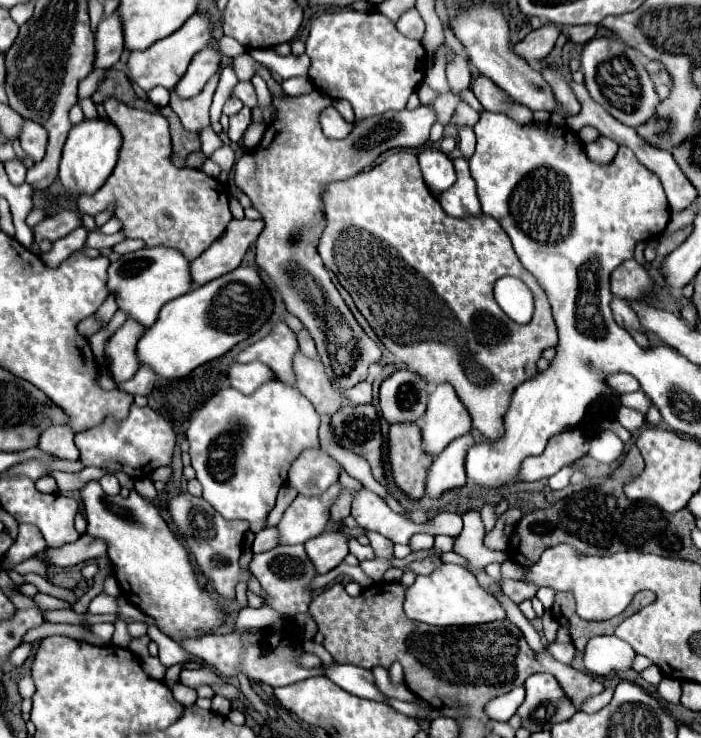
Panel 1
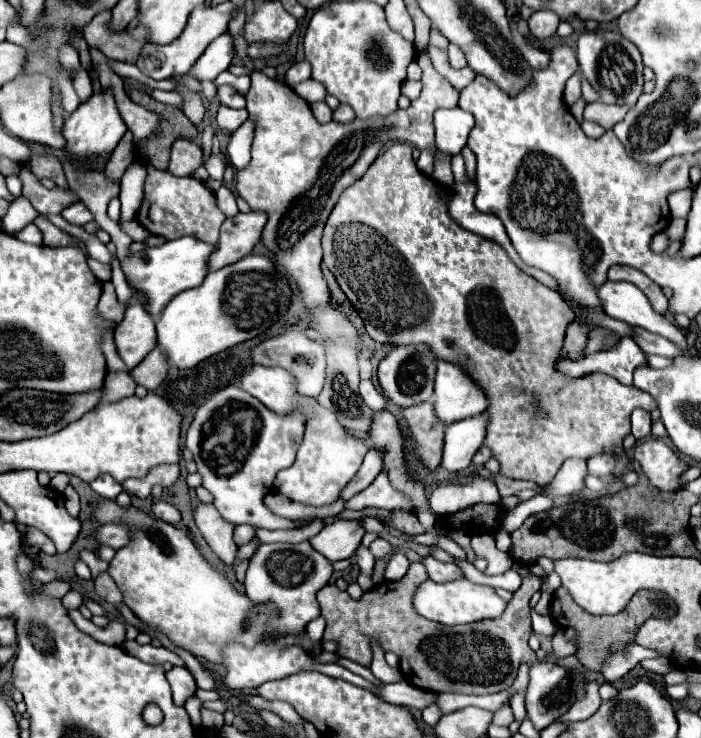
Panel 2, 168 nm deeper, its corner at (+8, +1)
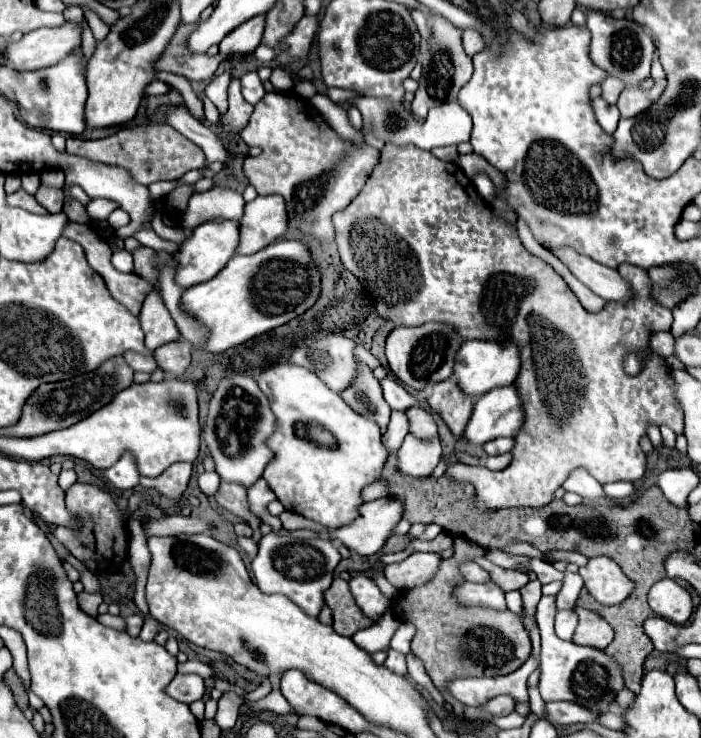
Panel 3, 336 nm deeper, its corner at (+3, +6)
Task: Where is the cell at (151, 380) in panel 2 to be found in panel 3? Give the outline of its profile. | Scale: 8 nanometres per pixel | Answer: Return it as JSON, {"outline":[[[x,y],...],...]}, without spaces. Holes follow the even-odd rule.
{"outline":[[[177,339],[173,343],[165,343],[159,349],[155,349],[153,359],[157,361],[157,367],[165,371],[167,377],[179,377],[185,373],[191,361],[191,349],[193,345],[189,341]]]}

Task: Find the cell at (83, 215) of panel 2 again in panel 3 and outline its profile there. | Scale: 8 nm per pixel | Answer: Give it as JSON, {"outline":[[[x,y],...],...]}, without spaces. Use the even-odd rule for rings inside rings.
{"outline":[[[91,199],[85,207],[87,215],[91,219],[107,219],[111,211],[115,211],[119,205],[115,201],[109,201],[109,199]]]}

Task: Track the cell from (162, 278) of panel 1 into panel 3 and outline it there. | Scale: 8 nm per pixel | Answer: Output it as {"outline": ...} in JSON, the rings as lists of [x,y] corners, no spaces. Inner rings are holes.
{"outline":[[[207,221],[193,229],[193,233],[179,245],[177,253],[173,253],[173,259],[177,261],[177,273],[175,281],[181,285],[181,289],[189,289],[197,283],[205,283],[211,277],[215,277],[225,263],[233,257],[235,247],[239,241],[239,221]]]}

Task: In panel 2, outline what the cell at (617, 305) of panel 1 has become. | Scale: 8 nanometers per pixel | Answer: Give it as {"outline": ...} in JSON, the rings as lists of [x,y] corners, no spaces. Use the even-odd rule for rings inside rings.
{"outline":[[[636,328],[634,340],[636,340],[636,344],[638,344],[646,354],[658,354],[658,356],[666,356],[666,358],[682,356],[682,350],[680,350],[678,344],[670,342],[668,338],[664,340],[662,336],[652,334],[652,332],[646,332],[646,330],[642,330],[642,328]]]}

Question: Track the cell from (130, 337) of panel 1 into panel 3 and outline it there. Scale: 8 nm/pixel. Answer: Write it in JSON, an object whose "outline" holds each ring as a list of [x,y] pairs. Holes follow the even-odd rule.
{"outline":[[[151,291],[145,297],[141,313],[139,313],[139,321],[145,333],[145,347],[149,351],[155,351],[157,347],[179,339],[179,329],[175,321],[171,319],[169,311],[165,309],[163,299],[157,291]]]}

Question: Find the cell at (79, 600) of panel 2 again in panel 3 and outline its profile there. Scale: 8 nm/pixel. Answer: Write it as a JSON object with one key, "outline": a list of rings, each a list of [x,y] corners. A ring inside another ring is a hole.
{"outline":[[[81,591],[81,593],[77,595],[77,599],[79,599],[79,607],[81,607],[87,615],[97,617],[97,607],[99,607],[101,601],[103,601],[103,597],[101,597],[99,593],[87,593],[87,591]]]}

